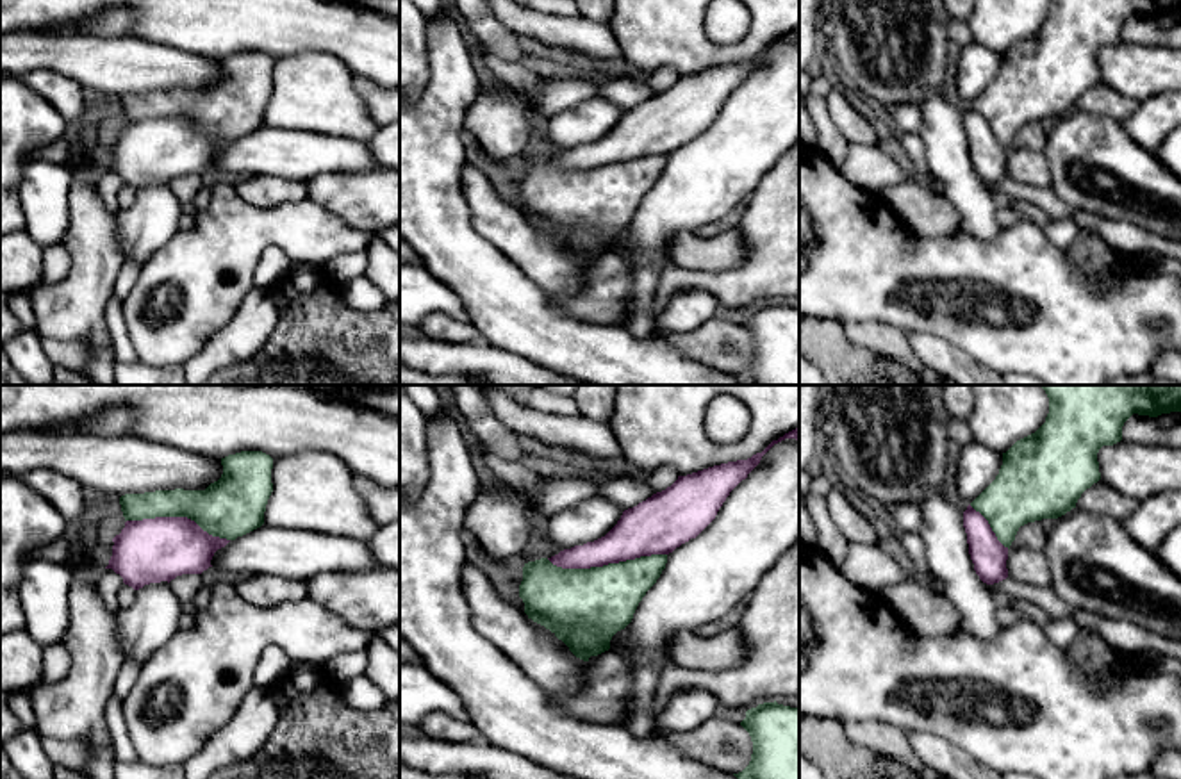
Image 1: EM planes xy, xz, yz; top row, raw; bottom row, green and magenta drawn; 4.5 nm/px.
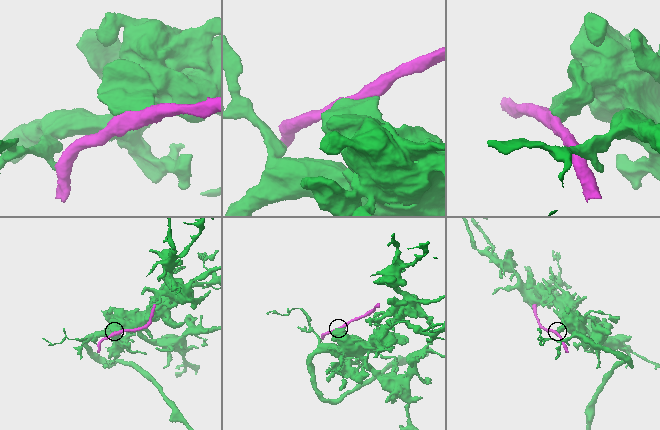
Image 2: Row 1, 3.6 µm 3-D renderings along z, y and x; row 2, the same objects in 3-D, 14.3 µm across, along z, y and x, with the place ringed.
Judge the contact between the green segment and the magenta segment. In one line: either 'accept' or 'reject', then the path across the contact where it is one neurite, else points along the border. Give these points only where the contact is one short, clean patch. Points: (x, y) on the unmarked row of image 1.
reject

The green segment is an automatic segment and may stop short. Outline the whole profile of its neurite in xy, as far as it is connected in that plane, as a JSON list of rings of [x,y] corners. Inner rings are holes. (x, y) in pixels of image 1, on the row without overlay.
[[[241,52],[221,59],[223,75],[205,91],[155,91],[120,98],[125,121],[187,118],[212,137],[235,141],[264,125],[273,59]]]

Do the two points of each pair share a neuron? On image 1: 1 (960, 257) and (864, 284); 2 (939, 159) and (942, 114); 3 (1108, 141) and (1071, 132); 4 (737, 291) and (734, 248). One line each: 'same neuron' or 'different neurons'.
1: same neuron
2: same neuron
3: same neuron
4: different neurons

